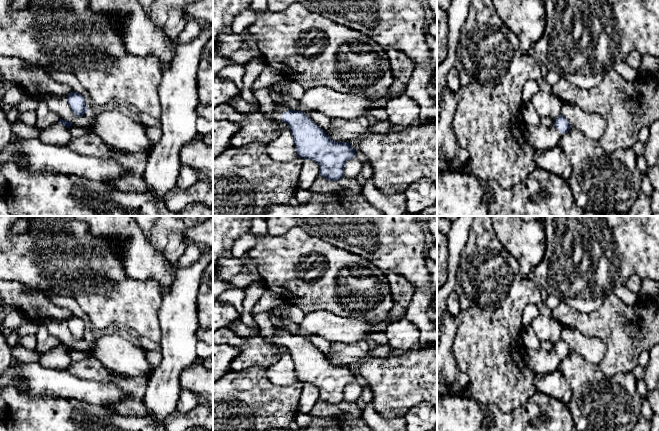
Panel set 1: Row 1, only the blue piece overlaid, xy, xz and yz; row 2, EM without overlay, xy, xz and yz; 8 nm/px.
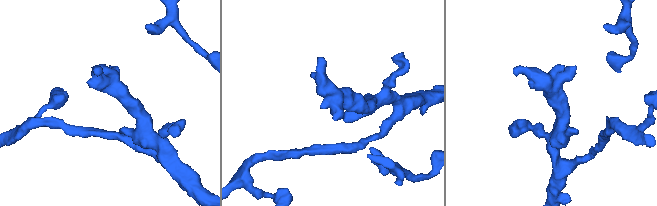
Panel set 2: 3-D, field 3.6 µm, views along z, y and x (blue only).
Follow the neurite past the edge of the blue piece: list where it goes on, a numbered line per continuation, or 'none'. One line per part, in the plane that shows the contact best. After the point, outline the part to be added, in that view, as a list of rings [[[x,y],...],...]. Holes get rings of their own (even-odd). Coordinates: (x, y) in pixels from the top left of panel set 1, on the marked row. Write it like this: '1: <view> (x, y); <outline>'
1: xz (280, 109); [[[276,104],[274,119],[276,121],[281,121],[282,114],[287,110],[289,110],[289,108],[287,106],[282,105],[282,104]]]

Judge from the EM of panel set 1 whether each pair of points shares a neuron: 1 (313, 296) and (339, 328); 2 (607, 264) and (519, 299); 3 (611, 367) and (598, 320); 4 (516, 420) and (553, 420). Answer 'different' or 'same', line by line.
1: different
2: different
3: same
4: same

